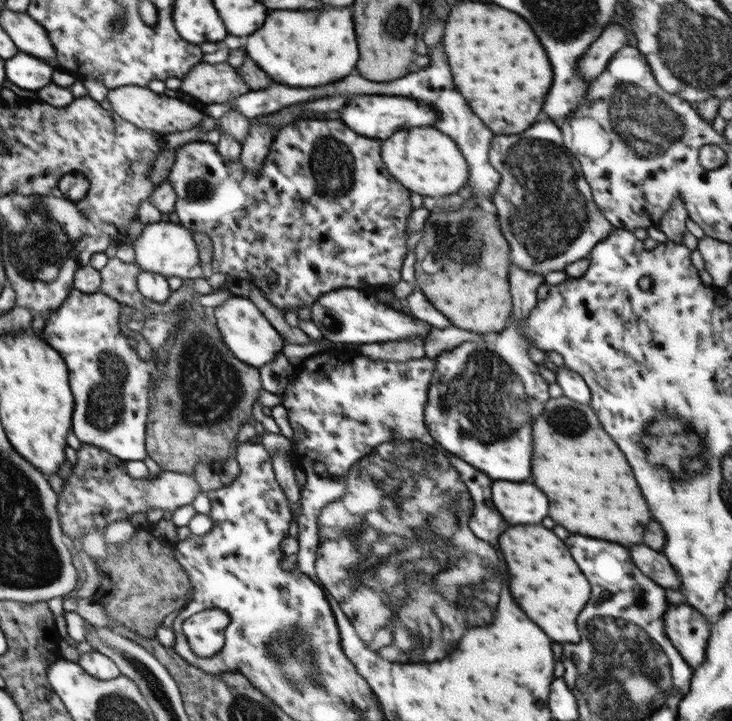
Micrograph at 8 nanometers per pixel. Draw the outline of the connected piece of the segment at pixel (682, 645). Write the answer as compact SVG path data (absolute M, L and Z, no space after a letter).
M685 603L668 604L664 631L682 658L695 670L705 660L712 622Z

